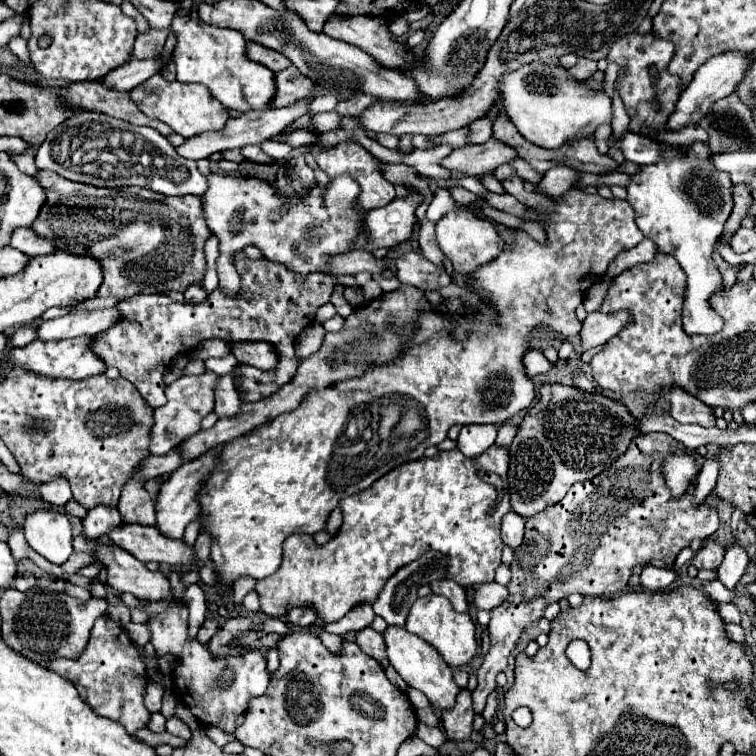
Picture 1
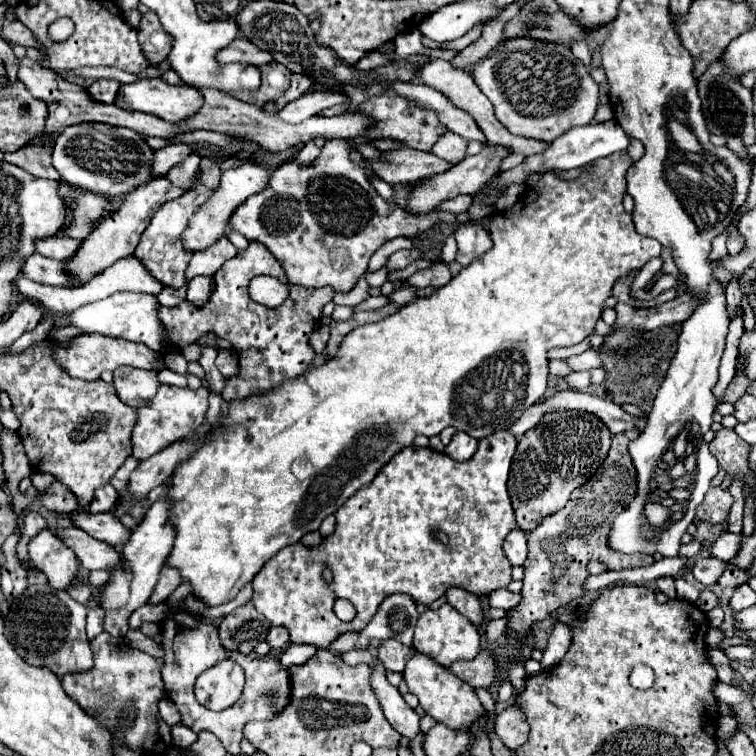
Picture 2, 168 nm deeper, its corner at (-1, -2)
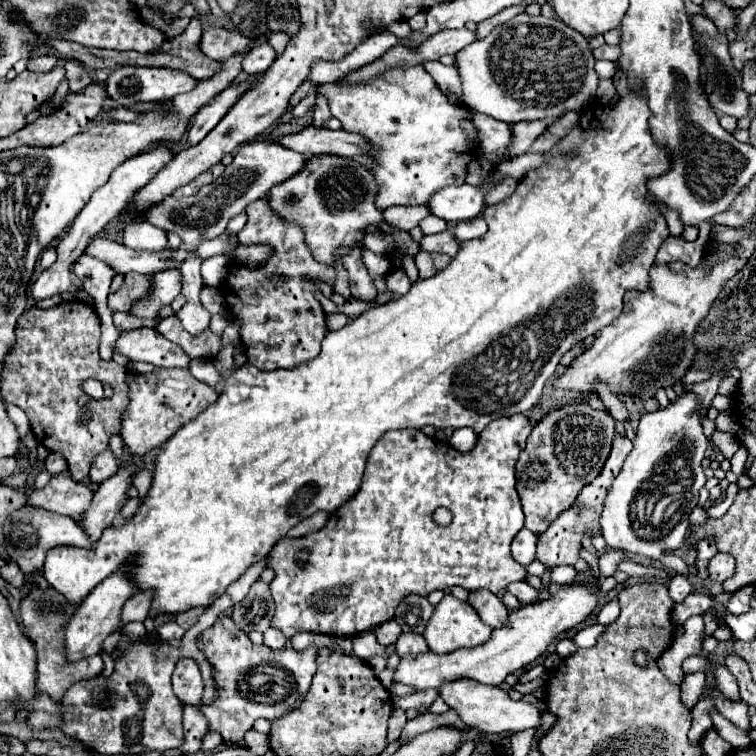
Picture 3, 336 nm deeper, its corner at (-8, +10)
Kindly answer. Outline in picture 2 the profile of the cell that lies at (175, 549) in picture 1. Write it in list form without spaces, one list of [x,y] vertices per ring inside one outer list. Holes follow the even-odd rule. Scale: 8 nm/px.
[[[79,512],[79,514],[71,516],[71,522],[77,528],[83,528],[93,538],[103,540],[103,542],[111,544],[117,550],[121,550],[123,544],[133,534],[133,530],[129,530],[125,524],[121,524],[121,520],[115,514],[111,514],[111,512],[95,514],[95,516],[89,514],[89,512]]]

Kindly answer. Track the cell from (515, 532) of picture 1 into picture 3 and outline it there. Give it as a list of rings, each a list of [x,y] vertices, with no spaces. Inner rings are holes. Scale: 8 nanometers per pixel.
[[[522,528],[516,538],[512,540],[512,558],[520,564],[520,566],[528,566],[536,560],[536,534],[532,534],[530,530]]]

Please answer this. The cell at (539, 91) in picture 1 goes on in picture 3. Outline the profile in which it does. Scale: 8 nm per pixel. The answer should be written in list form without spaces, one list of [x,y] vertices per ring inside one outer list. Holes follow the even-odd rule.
[[[522,12],[506,24],[496,26],[486,38],[472,42],[454,56],[456,70],[462,82],[462,102],[468,104],[472,110],[502,120],[506,124],[562,116],[570,110],[580,112],[596,98],[598,74],[594,72],[596,60],[592,56],[588,40],[558,18],[544,18],[540,14],[528,16],[526,12]]]

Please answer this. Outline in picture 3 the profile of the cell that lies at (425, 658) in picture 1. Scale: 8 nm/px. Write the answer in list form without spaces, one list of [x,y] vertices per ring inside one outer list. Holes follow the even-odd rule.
[[[464,678],[464,680],[454,680],[446,682],[440,688],[440,696],[444,702],[458,712],[458,716],[470,726],[476,728],[484,734],[516,734],[522,730],[534,730],[542,722],[542,714],[538,706],[524,702],[524,700],[512,700],[504,688],[498,686],[486,686],[476,680]]]

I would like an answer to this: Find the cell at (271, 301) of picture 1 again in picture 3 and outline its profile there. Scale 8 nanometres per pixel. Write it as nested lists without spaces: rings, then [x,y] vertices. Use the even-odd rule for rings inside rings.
[[[260,198],[246,208],[248,222],[238,232],[240,244],[270,244],[274,256],[256,270],[236,268],[224,286],[226,294],[236,294],[236,318],[242,322],[240,336],[246,346],[248,364],[260,370],[292,368],[304,360],[312,360],[320,352],[320,342],[326,336],[326,316],[320,302],[314,298],[318,282],[302,280],[304,272],[318,274],[324,282],[332,284],[336,270],[328,264],[316,262],[300,224],[280,218],[268,204]]]

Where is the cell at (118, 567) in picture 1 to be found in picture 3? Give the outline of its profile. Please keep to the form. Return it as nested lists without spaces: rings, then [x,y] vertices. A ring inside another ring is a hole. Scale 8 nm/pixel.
[[[24,506],[16,512],[12,512],[12,516],[8,516],[8,522],[4,522],[4,544],[8,550],[10,562],[18,564],[22,572],[32,572],[34,566],[42,568],[46,552],[56,546],[84,546],[84,548],[88,548],[94,542],[90,542],[90,538],[82,530],[80,522],[72,520],[70,516],[52,514],[48,510]]]

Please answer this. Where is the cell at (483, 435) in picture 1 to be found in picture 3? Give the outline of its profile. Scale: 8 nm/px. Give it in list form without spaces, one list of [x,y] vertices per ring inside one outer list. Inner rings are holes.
[[[456,428],[450,438],[450,444],[458,452],[470,452],[476,446],[476,440],[478,440],[478,436],[470,428]]]

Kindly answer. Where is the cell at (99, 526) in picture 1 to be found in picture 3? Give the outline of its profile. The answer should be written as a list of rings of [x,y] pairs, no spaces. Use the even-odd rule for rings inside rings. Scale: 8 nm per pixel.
[[[106,448],[104,452],[100,452],[100,456],[96,456],[96,460],[92,460],[92,468],[90,468],[90,480],[102,484],[104,480],[108,480],[110,476],[114,476],[118,472],[118,462],[112,454],[110,448]]]

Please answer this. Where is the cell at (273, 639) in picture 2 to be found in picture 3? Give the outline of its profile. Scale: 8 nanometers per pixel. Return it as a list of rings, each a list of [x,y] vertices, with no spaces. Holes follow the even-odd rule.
[[[268,628],[268,630],[264,632],[264,644],[266,644],[268,648],[272,648],[272,650],[280,650],[280,648],[284,648],[286,640],[284,640],[284,634],[282,634],[280,630]]]

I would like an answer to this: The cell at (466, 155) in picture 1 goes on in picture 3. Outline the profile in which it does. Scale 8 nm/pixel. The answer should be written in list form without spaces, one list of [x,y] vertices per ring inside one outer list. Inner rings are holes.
[[[306,126],[300,132],[286,134],[276,140],[278,144],[302,152],[302,154],[334,154],[334,156],[360,156],[368,152],[368,144],[362,136],[350,134],[346,130],[320,130],[316,126]]]

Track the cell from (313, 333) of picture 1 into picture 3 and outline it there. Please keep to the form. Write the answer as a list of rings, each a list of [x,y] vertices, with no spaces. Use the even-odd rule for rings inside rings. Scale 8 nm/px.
[[[336,312],[336,314],[328,314],[326,316],[326,326],[328,326],[328,330],[340,330],[342,326],[346,326],[348,324],[348,316],[346,314],[342,314],[342,312]]]

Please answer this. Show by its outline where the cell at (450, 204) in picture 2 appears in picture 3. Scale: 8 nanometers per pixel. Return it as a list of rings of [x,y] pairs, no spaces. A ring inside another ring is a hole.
[[[392,206],[384,212],[384,220],[402,232],[410,232],[426,216],[430,216],[430,210],[426,206]]]

